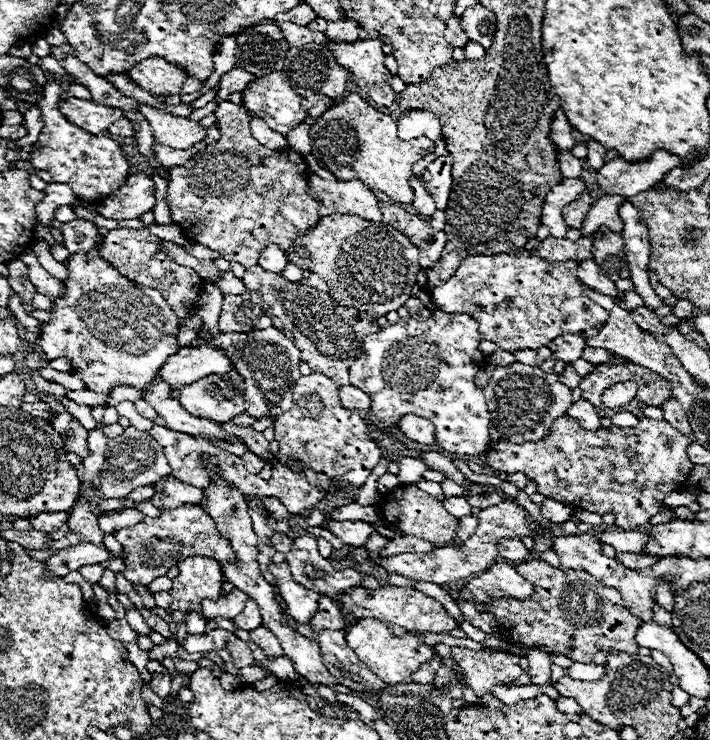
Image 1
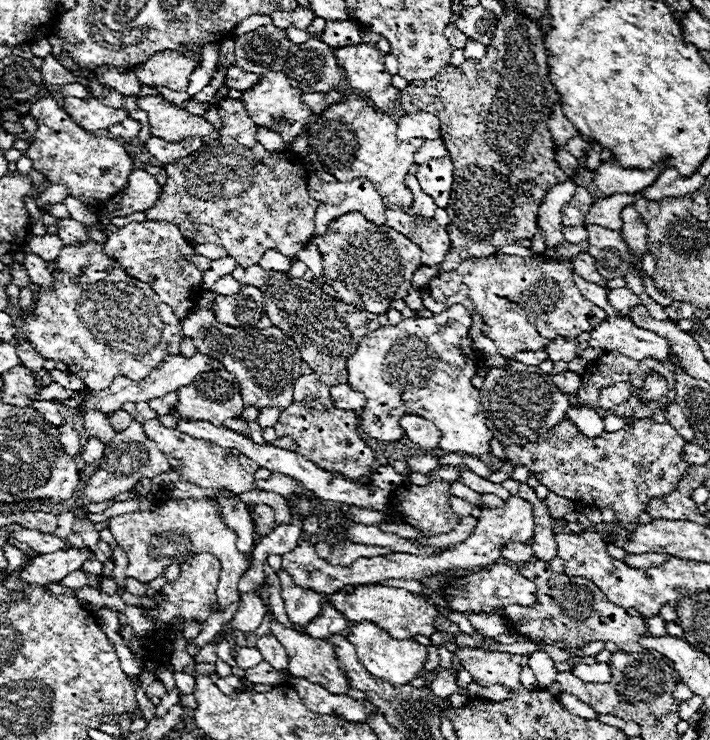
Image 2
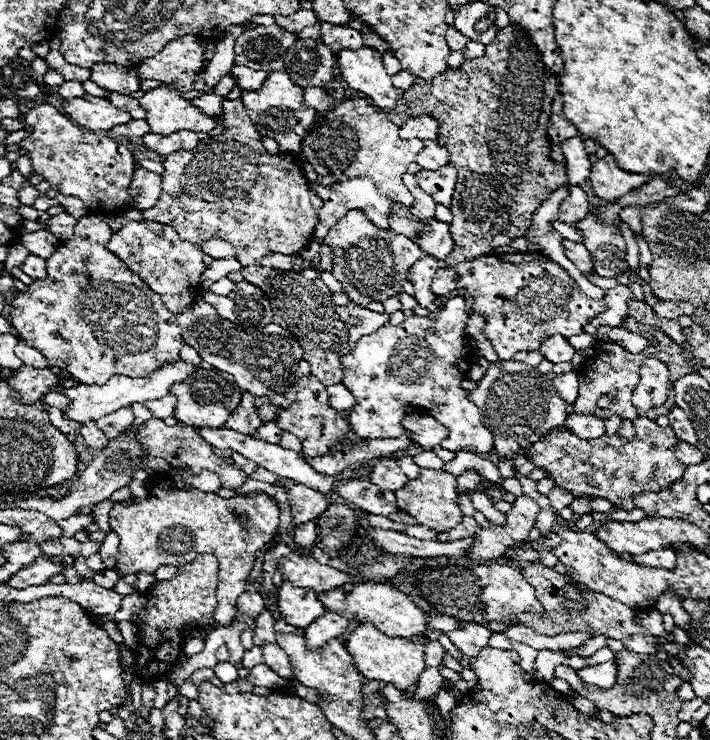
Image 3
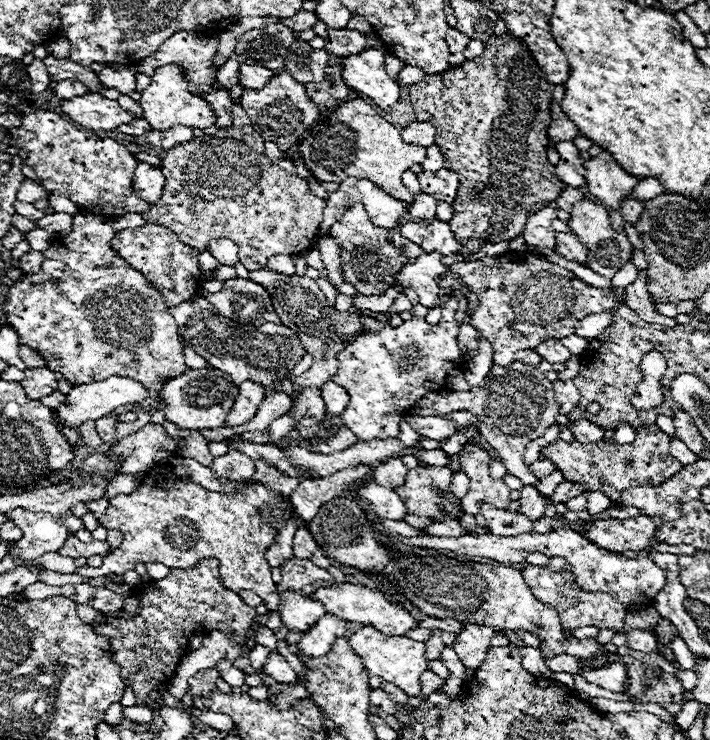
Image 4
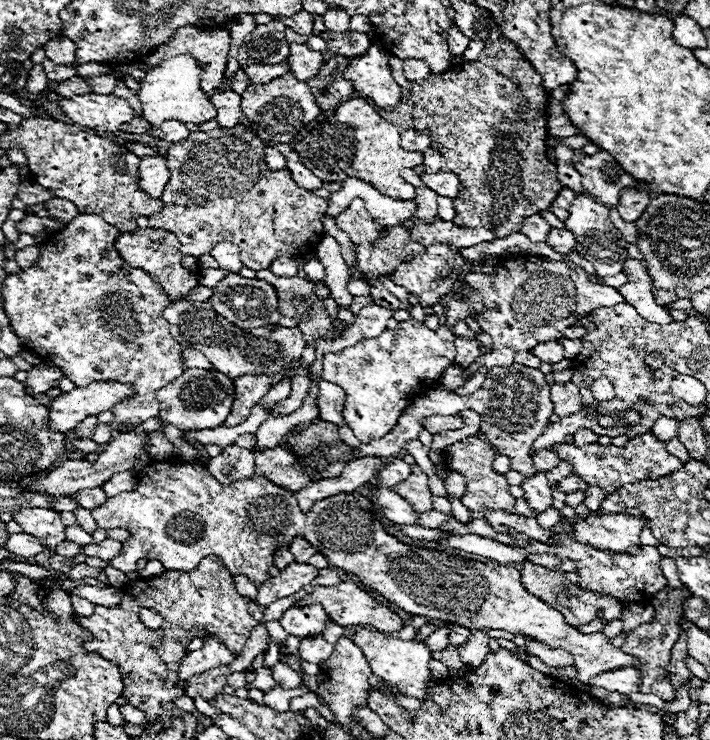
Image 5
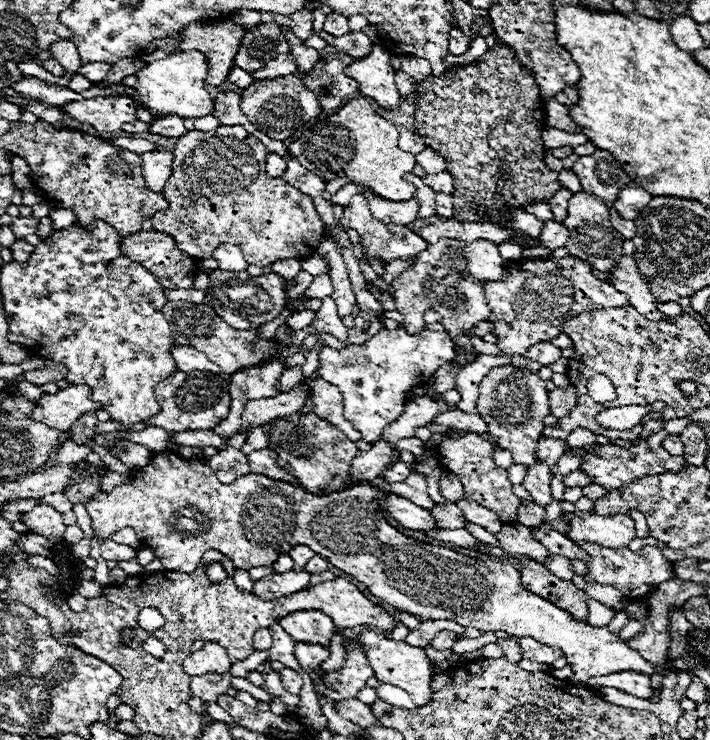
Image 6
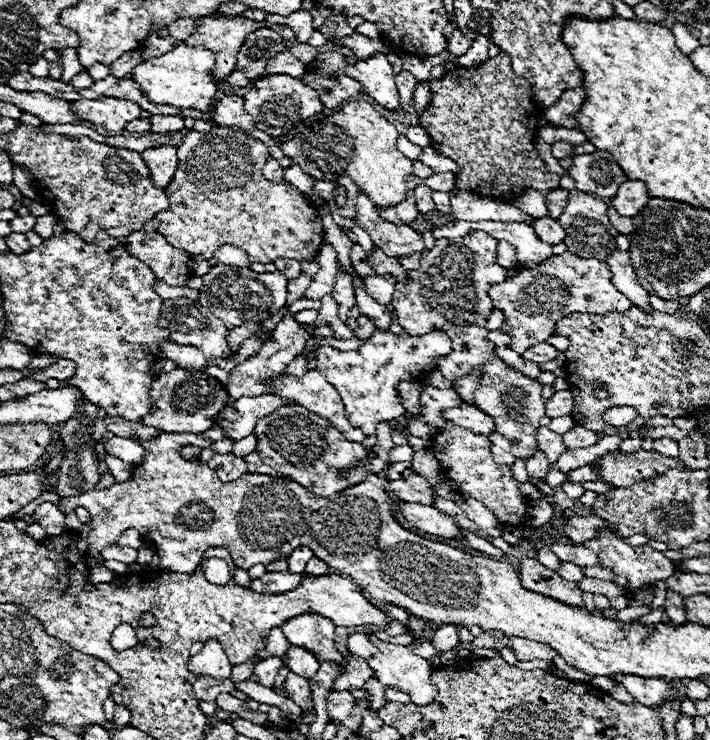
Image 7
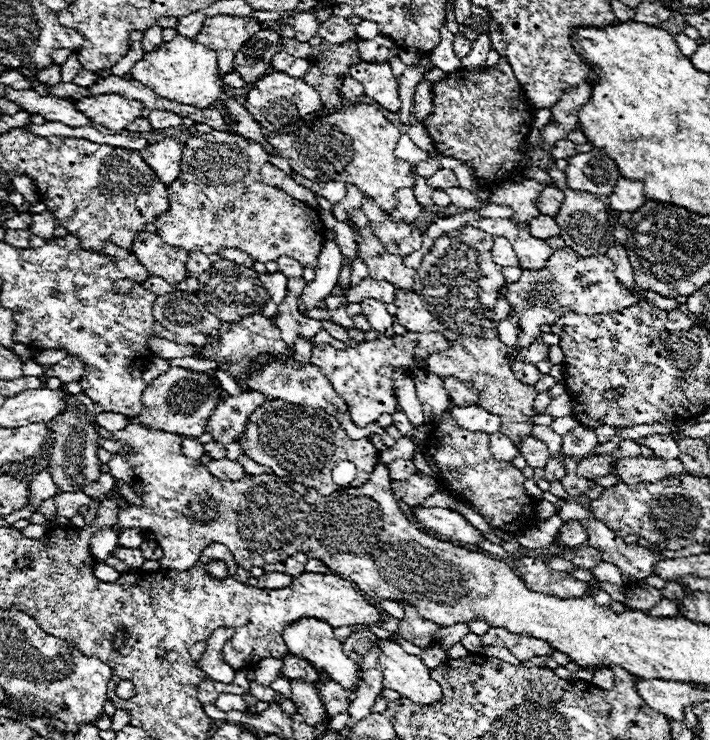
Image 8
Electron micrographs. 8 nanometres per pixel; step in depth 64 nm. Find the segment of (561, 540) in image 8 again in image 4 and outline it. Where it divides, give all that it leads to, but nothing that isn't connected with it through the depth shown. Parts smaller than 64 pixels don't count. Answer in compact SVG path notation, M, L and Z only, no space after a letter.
M636 516L628 520L620 518L608 518L608 520L592 520L590 524L582 526L582 534L594 542L600 548L606 548L610 552L626 552L634 550L640 552L648 546L652 546L654 530L660 526L660 518L650 516Z

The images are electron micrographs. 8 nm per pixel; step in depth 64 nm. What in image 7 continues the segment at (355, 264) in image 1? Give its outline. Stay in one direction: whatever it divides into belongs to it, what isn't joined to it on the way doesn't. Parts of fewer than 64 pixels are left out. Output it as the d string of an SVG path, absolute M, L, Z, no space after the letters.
M360 194L356 202L358 202L358 208L356 208L354 222L370 234L374 244L380 246L384 254L400 258L400 256L410 256L418 250L424 250L422 236L414 228L410 228L408 224L386 222L366 194Z

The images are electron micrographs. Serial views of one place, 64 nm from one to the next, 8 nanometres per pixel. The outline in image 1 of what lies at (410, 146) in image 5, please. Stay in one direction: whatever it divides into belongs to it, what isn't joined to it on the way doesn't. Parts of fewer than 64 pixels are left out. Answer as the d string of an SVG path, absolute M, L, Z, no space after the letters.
M404 110L398 120L398 138L410 140L418 136L426 136L432 142L440 140L442 134L438 118L426 110Z

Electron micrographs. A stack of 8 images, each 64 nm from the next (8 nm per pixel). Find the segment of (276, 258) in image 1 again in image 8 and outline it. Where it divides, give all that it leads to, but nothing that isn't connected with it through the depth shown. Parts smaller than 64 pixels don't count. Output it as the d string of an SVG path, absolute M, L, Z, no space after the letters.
M282 256L276 262L278 262L278 272L284 274L286 278L300 278L302 276L302 266L298 262L294 262L294 258Z

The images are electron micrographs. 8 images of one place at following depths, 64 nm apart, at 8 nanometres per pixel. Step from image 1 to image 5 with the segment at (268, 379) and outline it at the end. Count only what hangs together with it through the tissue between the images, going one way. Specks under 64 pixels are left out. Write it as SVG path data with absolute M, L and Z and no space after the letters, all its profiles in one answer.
M172 302L164 310L164 318L170 324L172 336L188 348L200 350L206 354L206 358L214 364L214 368L228 378L236 378L242 374L260 374L270 372L278 374L284 370L284 366L302 356L304 350L304 336L298 328L282 328L270 330L270 326L262 328L236 328L226 318L216 314L216 310L206 302Z

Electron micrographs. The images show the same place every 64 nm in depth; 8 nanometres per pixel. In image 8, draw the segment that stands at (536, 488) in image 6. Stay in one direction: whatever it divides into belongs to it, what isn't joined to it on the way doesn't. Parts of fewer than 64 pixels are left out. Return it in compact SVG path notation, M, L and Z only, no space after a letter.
M526 436L526 438L522 438L520 440L520 454L526 458L526 462L528 462L528 466L532 466L532 468L544 468L546 466L546 460L548 460L548 446L542 442L542 440L538 440L536 436Z

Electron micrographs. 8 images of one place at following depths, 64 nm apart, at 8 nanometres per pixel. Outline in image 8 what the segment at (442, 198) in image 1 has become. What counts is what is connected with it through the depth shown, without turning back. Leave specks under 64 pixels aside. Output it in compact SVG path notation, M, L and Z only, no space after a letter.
M440 168L434 176L428 178L428 182L434 188L454 188L454 186L458 186L456 174L452 170L446 170L446 168Z

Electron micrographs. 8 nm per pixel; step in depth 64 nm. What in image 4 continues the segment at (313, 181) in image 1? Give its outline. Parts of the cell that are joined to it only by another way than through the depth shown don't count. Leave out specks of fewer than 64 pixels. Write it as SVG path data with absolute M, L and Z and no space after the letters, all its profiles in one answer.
M348 176L346 180L340 182L340 188L336 192L328 192L328 196L326 196L326 210L324 210L320 238L328 234L330 226L338 218L342 218L342 214L354 202L362 202L370 220L382 228L396 228L400 218L410 208L410 204L392 198L390 194L382 192L376 184L372 184L370 180L360 180L360 178Z

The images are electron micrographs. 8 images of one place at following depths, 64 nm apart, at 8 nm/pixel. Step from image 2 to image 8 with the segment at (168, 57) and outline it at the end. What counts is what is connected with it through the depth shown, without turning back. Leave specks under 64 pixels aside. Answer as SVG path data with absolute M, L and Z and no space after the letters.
M218 14L218 16L206 18L200 34L194 36L192 40L214 50L218 54L220 74L228 74L234 64L234 54L240 50L240 46L246 40L250 40L260 30L274 30L280 36L290 36L290 38L294 36L294 28L284 22L266 24L256 18L238 18L238 16Z

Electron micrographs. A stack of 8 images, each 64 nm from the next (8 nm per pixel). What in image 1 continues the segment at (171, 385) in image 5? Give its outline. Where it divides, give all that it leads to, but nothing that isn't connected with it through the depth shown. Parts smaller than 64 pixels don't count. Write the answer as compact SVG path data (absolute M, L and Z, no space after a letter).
M236 372L208 374L190 386L182 386L178 402L188 414L196 418L224 424L246 412L242 386L244 382Z

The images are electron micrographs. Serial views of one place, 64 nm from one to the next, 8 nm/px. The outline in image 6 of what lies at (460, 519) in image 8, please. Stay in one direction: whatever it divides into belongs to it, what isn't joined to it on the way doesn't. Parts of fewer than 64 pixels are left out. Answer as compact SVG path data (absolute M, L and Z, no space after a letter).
M386 494L384 500L386 500L386 510L390 518L398 520L402 526L412 530L440 530L430 510L424 510L414 502L408 502L406 498L400 498L394 494Z

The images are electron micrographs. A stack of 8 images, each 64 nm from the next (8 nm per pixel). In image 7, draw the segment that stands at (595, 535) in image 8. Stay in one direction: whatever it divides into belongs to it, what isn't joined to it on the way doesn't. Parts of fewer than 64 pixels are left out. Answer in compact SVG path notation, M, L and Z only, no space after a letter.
M600 530L598 536L594 536L592 540L586 542L586 548L594 550L598 554L600 566L608 566L608 568L614 570L616 584L622 590L626 590L628 594L652 584L654 580L666 580L674 573L673 563L662 552L650 548L646 544L632 548L622 538L614 538L614 536L610 536L608 532L602 532L602 530Z

